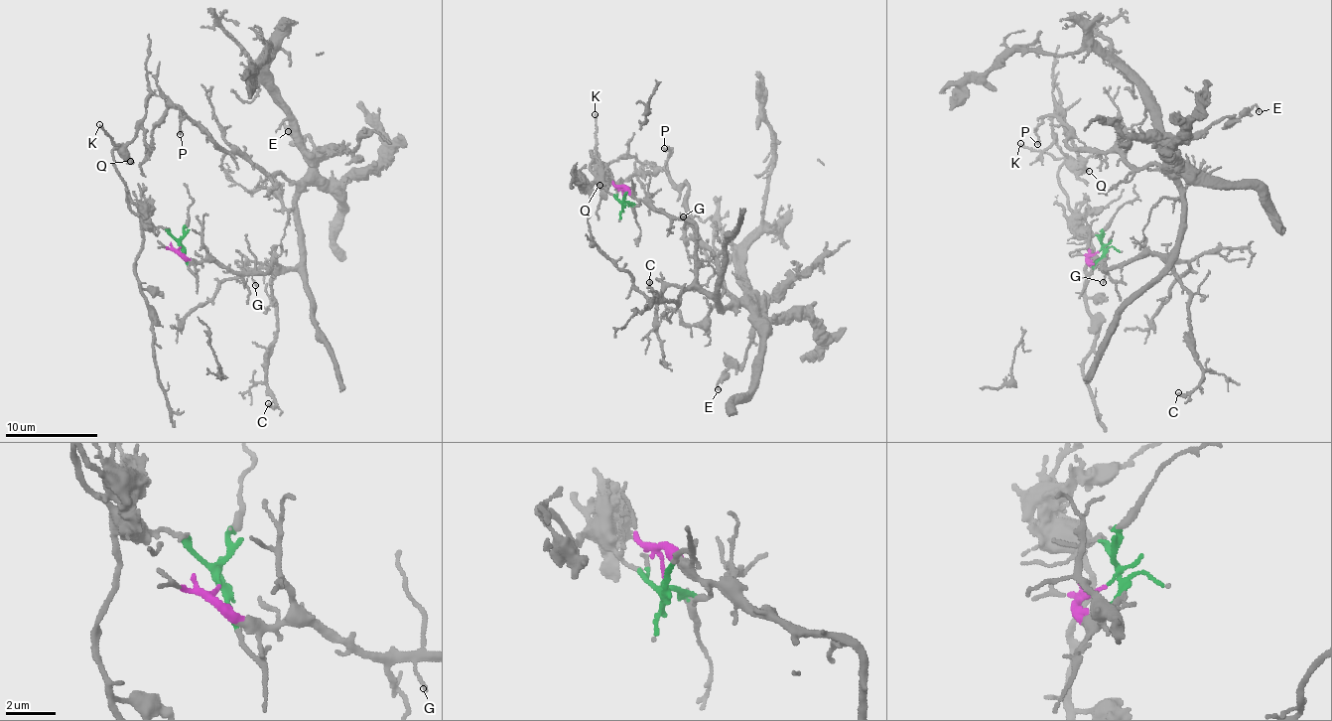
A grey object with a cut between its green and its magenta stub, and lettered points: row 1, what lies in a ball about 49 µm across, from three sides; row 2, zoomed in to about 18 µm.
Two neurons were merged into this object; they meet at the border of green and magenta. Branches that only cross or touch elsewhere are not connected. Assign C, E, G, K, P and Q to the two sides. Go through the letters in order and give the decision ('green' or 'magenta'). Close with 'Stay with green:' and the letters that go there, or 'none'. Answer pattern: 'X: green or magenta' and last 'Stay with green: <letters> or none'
C: magenta
E: magenta
G: magenta
K: green
P: magenta
Q: green
Stay with green: K, Q

